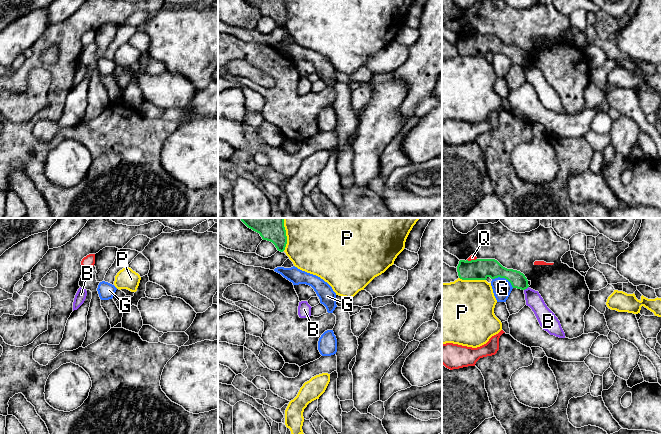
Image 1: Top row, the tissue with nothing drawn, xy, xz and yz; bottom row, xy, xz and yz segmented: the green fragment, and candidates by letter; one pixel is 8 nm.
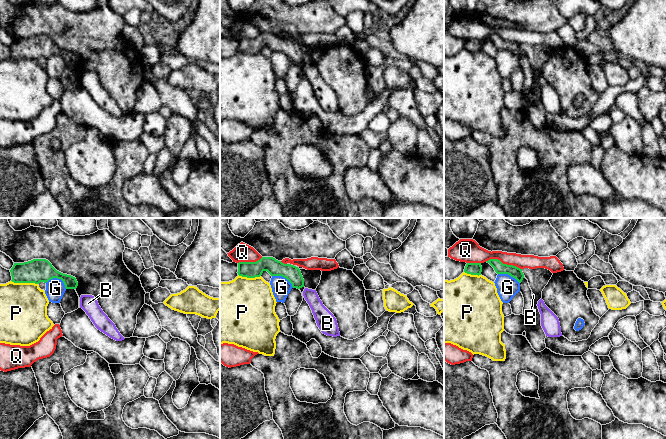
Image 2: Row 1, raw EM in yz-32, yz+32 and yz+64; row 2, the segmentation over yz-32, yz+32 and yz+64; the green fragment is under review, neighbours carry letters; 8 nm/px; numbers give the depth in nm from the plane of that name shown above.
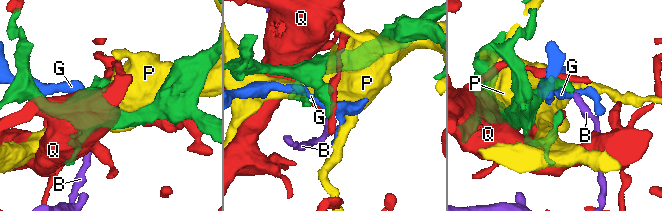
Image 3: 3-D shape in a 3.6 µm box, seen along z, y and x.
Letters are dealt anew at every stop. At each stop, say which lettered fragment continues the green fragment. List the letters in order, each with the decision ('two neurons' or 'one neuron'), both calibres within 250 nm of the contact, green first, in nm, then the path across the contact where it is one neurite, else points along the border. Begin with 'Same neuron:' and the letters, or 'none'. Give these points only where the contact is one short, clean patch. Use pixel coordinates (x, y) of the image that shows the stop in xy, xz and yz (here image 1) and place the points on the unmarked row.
Same neuron: none
B: two neurons; 130 nm thick on the green side, 130 nm on the other; border along yz (528, 62), (524, 66)
G: two neurons; 170 nm thick on the green side, 150 nm on the other; border along yz (492, 54), (505, 54), (513, 63)
P: two neurons; 160 nm thick on the green side, 400 nm on the other
Q: two neurons; 170 nm thick on the green side, 50 nm on the other

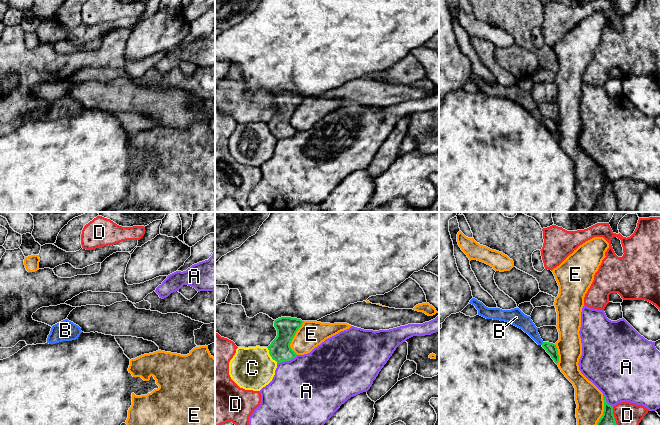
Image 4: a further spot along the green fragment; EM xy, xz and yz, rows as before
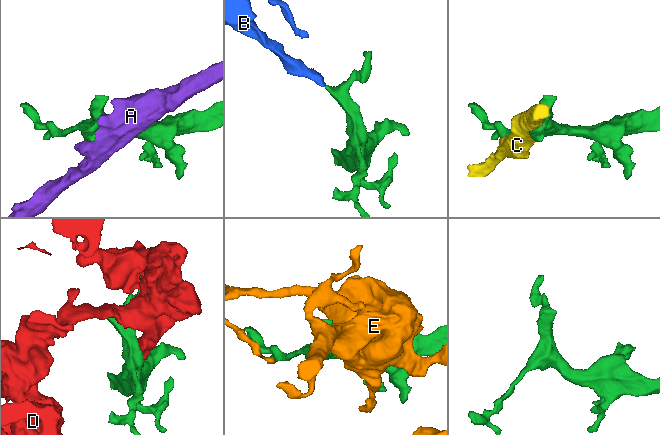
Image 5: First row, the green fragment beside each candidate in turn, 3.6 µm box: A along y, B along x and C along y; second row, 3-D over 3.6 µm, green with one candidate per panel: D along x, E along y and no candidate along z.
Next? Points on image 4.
Same neuron: B
A: two neurons; 170 nm thick on the green side, 480 nm on the other
B: one neuron; 90 nm thick on the green side, 120 nm on the other; runs through yz (551, 125), (543, 119), (522, 97)
C: two neurons; 170 nm thick on the green side, 340 nm on the other
D: two neurons; 200 nm thick on the green side, 220 nm on the other
E: two neurons; 200 nm thick on the green side, 220 nm on the other

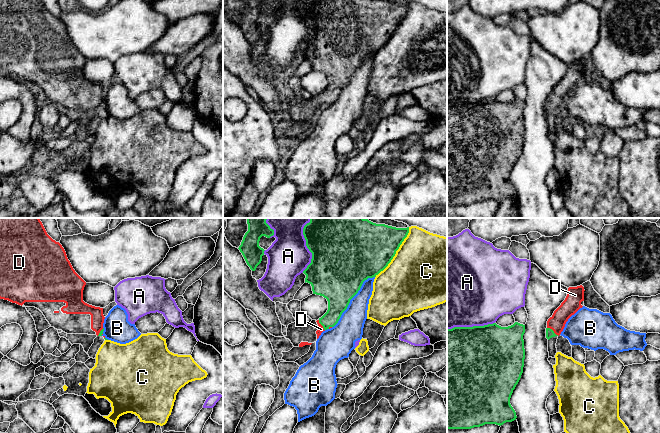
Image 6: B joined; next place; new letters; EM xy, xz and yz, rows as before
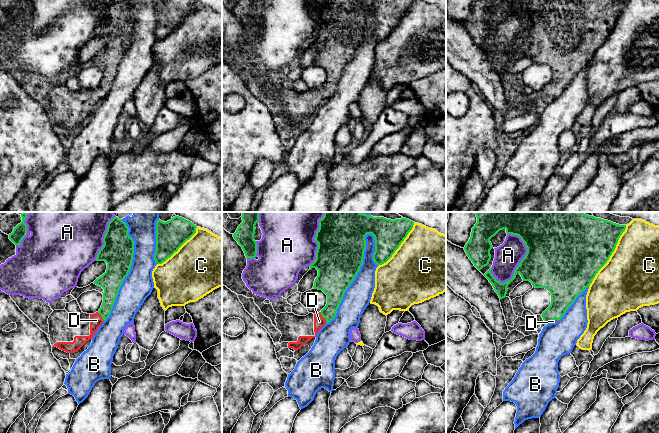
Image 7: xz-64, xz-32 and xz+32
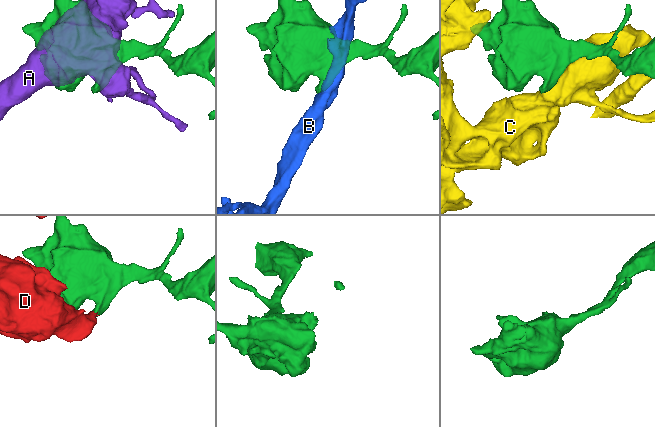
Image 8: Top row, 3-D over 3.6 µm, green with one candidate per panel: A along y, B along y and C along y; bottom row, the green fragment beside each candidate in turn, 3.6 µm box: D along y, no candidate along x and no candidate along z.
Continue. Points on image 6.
Same neuron: D
A: two neurons; 440 nm thick on the green side, 340 nm on the other
B: two neurons; 460 nm thick on the green side, 220 nm on the other
C: two neurons; 440 nm thick on the green side, 480 nm on the other
D: one neuron; 70 nm thick on the green side, 140 nm on the other; runs through yz (550, 109), (553, 107), (558, 95), (570, 81)

